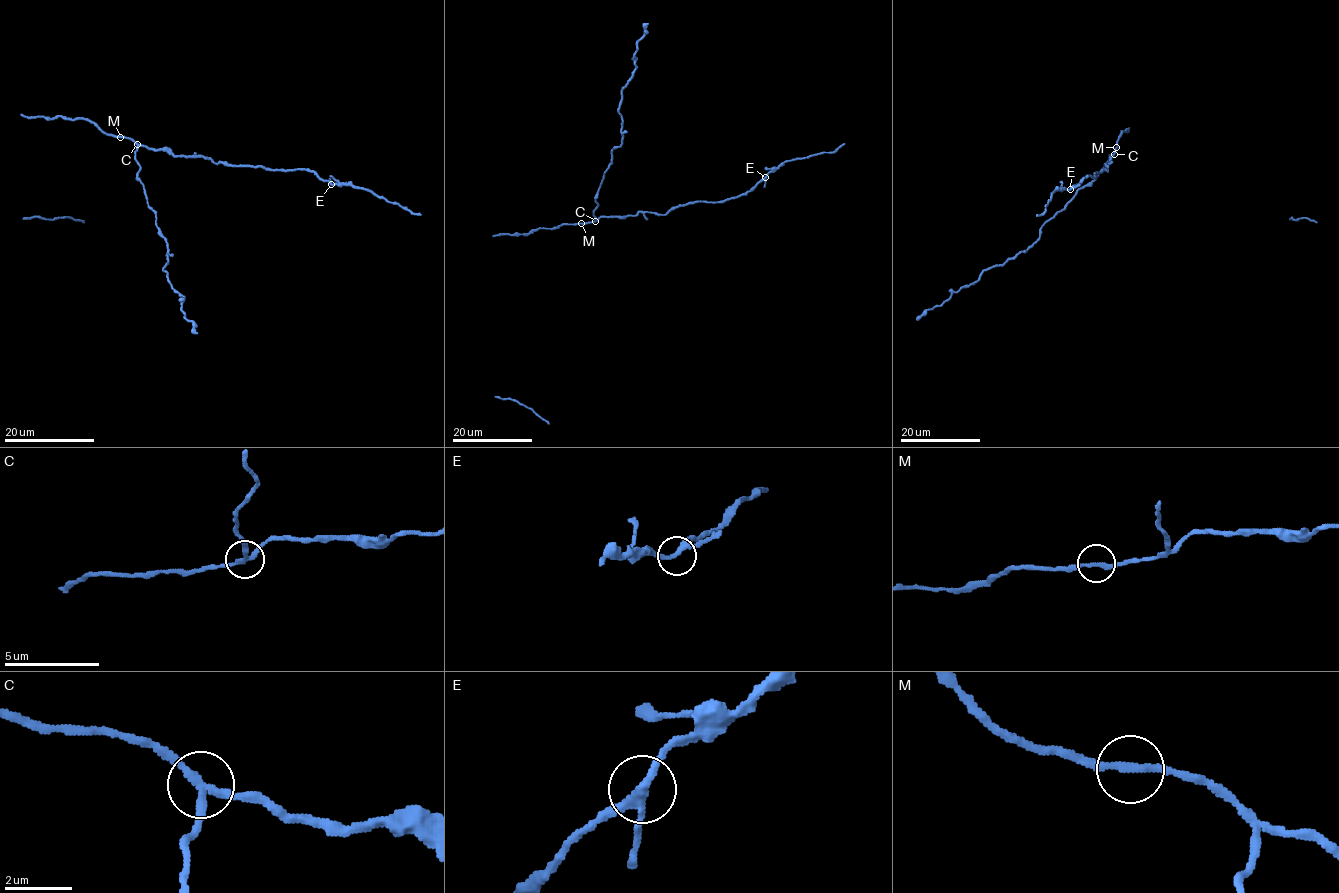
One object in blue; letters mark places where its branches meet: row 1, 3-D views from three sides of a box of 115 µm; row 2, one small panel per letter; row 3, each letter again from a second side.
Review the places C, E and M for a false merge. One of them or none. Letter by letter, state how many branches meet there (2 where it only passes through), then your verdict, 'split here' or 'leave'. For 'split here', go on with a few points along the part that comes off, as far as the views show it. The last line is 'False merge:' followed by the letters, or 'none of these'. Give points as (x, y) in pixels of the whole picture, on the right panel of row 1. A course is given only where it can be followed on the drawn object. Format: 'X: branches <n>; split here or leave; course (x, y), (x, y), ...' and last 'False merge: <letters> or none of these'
C: branches 3; split here; course (1114, 153), (1098, 175), (1041, 226), (1039, 237), (1027, 250), (984, 271), (977, 281), (916, 319)
E: branches 3; leave
M: branches 2; leave
False merge: C

